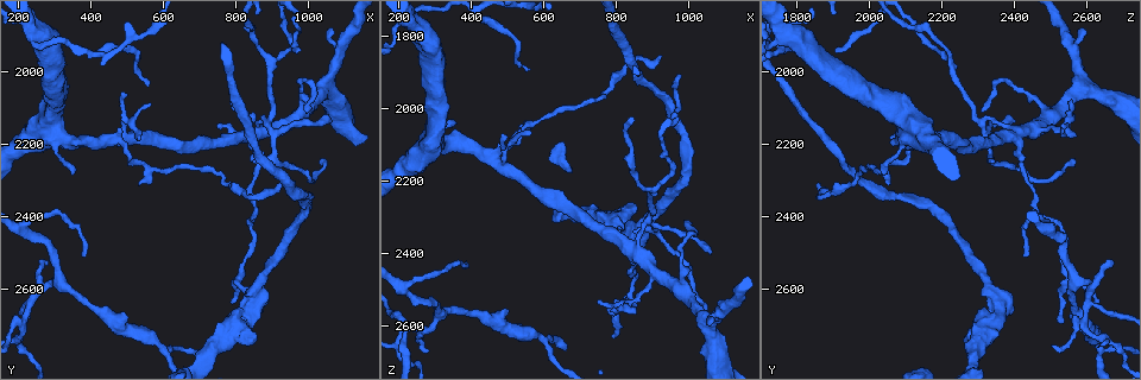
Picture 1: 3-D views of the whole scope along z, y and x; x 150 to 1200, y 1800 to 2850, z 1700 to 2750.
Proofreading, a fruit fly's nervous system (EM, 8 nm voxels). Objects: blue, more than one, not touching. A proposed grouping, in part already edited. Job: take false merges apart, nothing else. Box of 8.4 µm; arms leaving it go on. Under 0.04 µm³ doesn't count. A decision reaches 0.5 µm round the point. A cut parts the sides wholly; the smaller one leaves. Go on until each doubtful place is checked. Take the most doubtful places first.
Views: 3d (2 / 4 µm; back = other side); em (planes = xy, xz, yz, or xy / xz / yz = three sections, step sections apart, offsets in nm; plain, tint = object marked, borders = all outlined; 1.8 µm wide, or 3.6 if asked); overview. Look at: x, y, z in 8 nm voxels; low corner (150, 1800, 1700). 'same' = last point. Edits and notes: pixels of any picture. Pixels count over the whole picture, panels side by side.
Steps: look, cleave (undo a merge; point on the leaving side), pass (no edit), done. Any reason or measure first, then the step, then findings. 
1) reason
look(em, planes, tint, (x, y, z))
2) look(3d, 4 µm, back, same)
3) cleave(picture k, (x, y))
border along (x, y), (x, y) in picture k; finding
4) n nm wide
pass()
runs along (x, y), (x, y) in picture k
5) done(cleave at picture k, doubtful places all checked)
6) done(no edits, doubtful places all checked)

two arms at a narrow angle
look(em, planes, tint, (225, 2640, 2605))

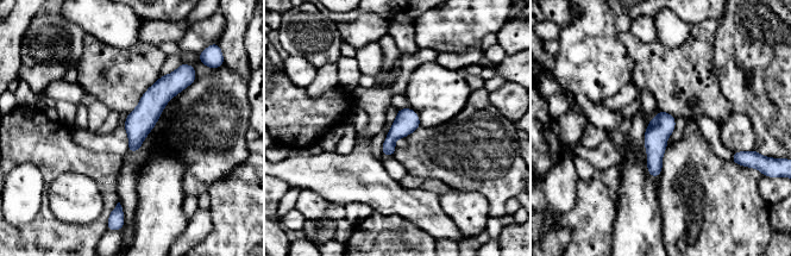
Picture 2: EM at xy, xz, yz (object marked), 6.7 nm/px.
pass()
runs along (186, 81), (150, 107), (131, 149) in picture 2; continuous, no second neuron

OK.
thick turns thin
look(3d, 2 µm, back, (750, 2755, 2310))

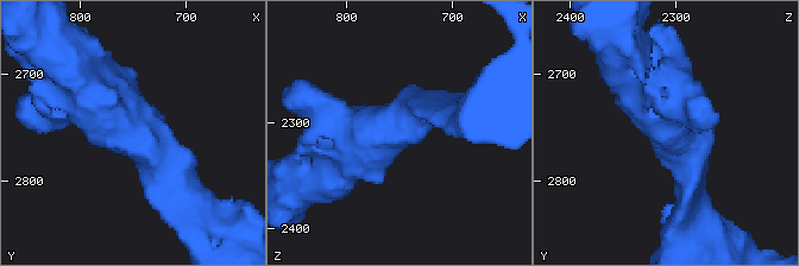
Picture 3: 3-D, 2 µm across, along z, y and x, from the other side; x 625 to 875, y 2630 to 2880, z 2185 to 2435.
look(em, xy, step 16, tint, (752, 2750, 2302))

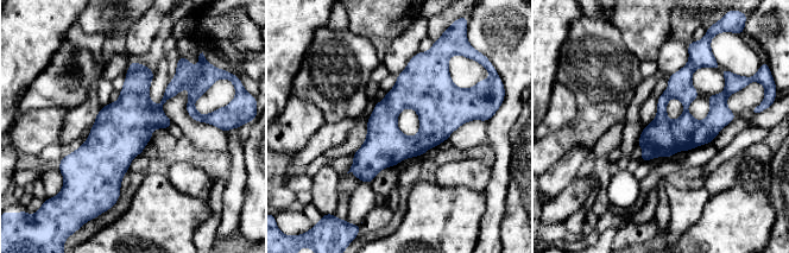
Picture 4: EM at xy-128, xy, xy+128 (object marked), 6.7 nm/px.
another direction
look(em, planes, borders, same)

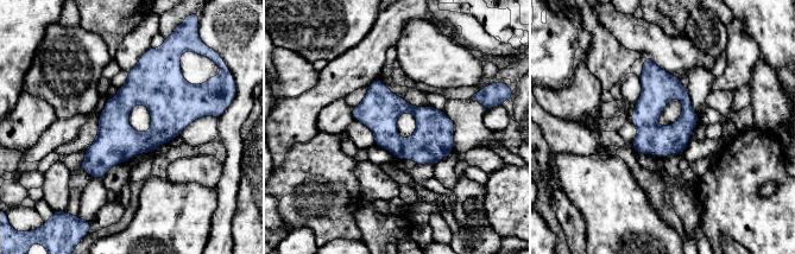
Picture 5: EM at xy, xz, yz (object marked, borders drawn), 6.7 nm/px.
pass()
all the same neuron

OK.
arms part here
look(3d, 4 µm, (860, 2165, 2410))

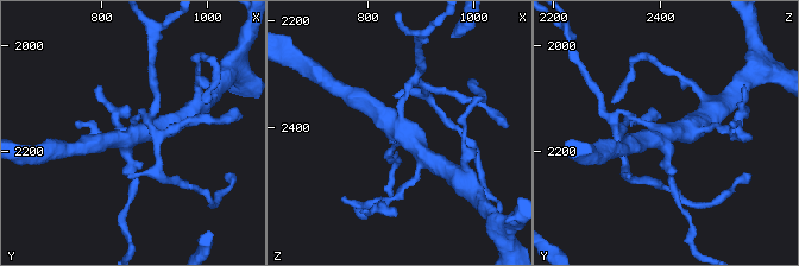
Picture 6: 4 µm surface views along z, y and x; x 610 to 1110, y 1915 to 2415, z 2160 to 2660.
4 arms
look(em, xz, step 8, tint, (855, 2165, 2405))

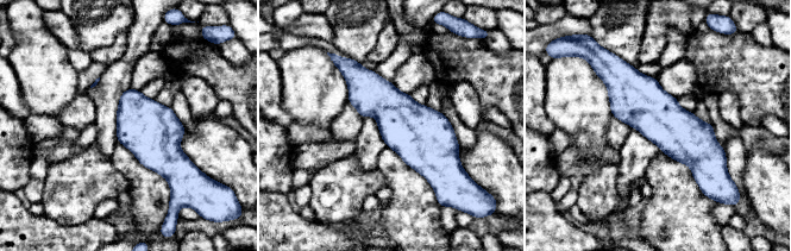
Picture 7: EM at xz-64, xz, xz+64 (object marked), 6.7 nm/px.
cut it another way
look(em, planes, tint, same)

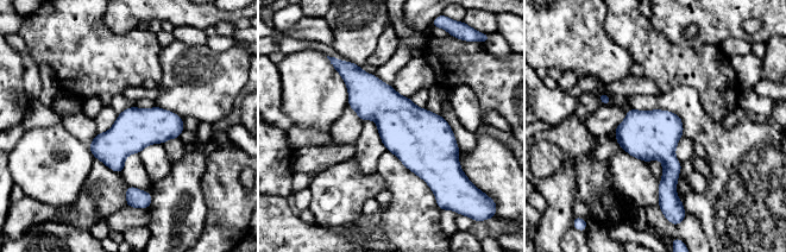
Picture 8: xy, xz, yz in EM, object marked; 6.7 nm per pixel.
pass()
continuous, no second neuron

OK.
abrupt turn
look(3d, 2 µm, (470, 2190, 2145))

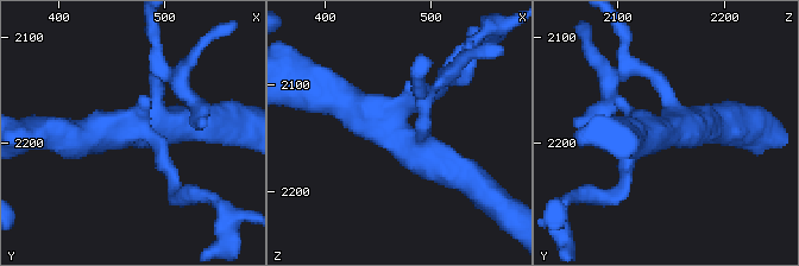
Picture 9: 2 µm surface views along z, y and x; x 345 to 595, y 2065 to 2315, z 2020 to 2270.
need the tissue
look(em, xz, step 4, tint, (466, 2188, 2146))

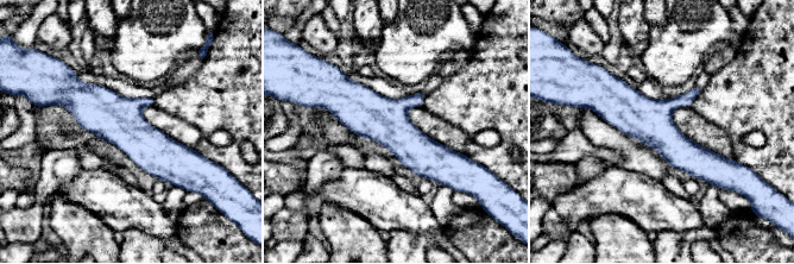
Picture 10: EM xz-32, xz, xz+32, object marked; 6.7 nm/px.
look(em, planes, tint, same)

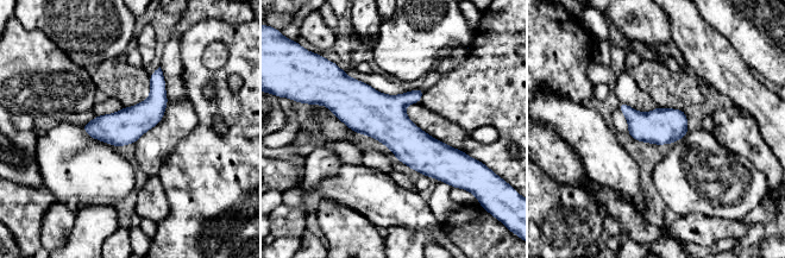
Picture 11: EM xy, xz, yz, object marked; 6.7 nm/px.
pass()
runs along (327, 102), (459, 155) in picture 11; continuous, no second neuron

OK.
calibre changes
look(em, 3.6 µm, xy, step 4, tint, (445, 2670, 2575))

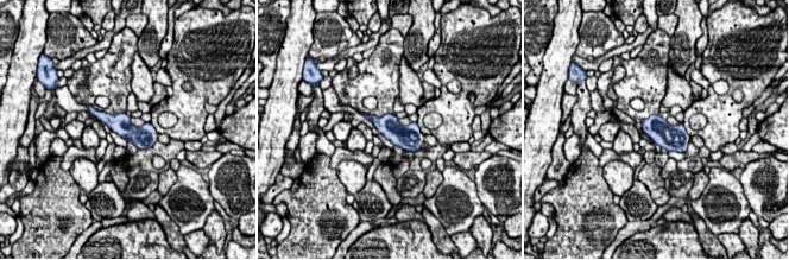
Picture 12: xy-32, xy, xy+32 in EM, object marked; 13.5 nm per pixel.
cut it another way
look(em, 3.6 µm, yz, step 16, borders, same)

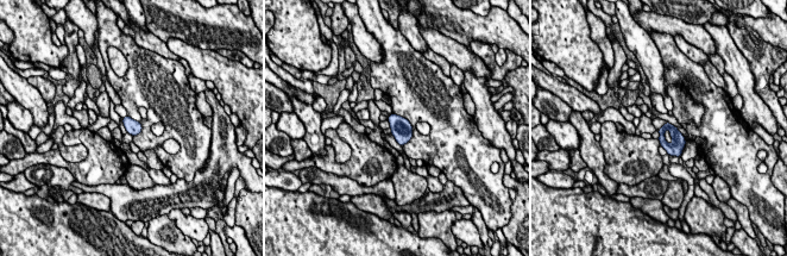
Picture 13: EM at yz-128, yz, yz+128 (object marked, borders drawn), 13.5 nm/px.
200 nm wide
pass()
one neuron here

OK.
side arm on a straight run
look(3d, 2 µm, (600, 2765, 2635))

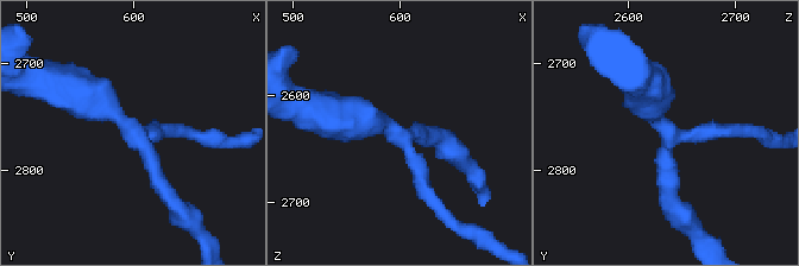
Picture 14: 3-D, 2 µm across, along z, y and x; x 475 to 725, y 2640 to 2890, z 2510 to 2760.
3 arms
look(em, planes, tint, (596, 2762, 2640))

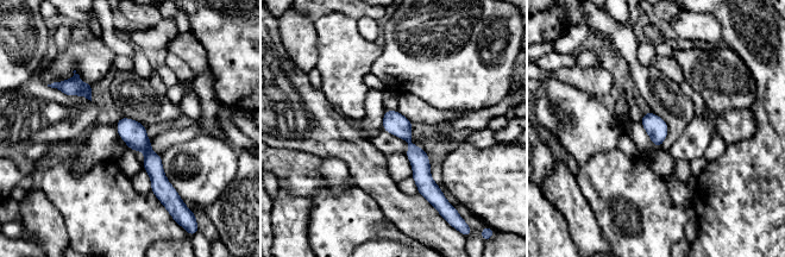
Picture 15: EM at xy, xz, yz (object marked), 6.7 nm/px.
pass()
runs along (387, 113), (407, 136), (431, 188) in picture 15; continuous, no second neuron

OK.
look(3d, 4 µm, (255, 1900, 1770))

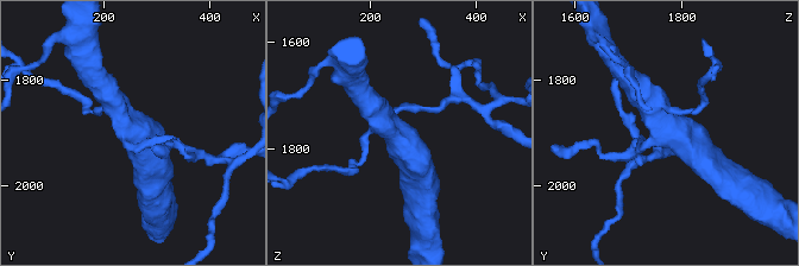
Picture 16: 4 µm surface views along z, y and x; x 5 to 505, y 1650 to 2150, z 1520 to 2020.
4 arms
look(em, 3.6 µm, xy, step 16, tint, (250, 1905, 1775))

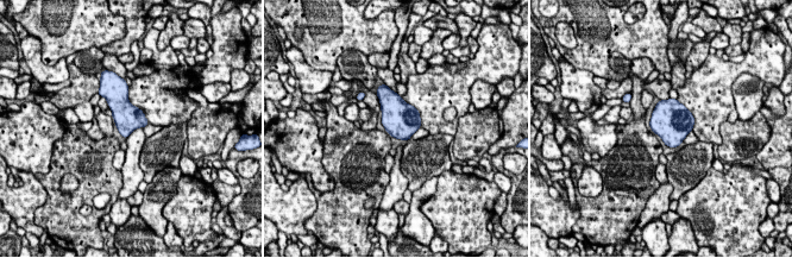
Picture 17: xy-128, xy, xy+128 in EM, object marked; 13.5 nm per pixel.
pass()
one neuron here

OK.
done(no edits, doubtful places all checked)

